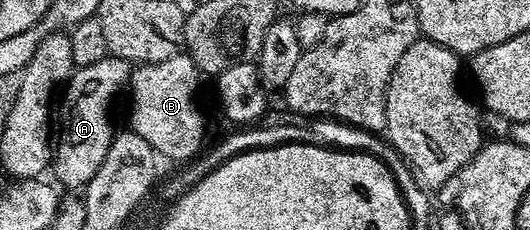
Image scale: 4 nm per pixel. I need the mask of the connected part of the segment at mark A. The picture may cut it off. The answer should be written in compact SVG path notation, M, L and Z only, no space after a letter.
M112 55L79 67L72 73L58 104L60 126L57 126L52 142L52 166L56 168L55 181L61 187L64 185L77 192L83 191L98 172L116 134L110 118L111 102L123 87L127 87L131 75L132 64Z

